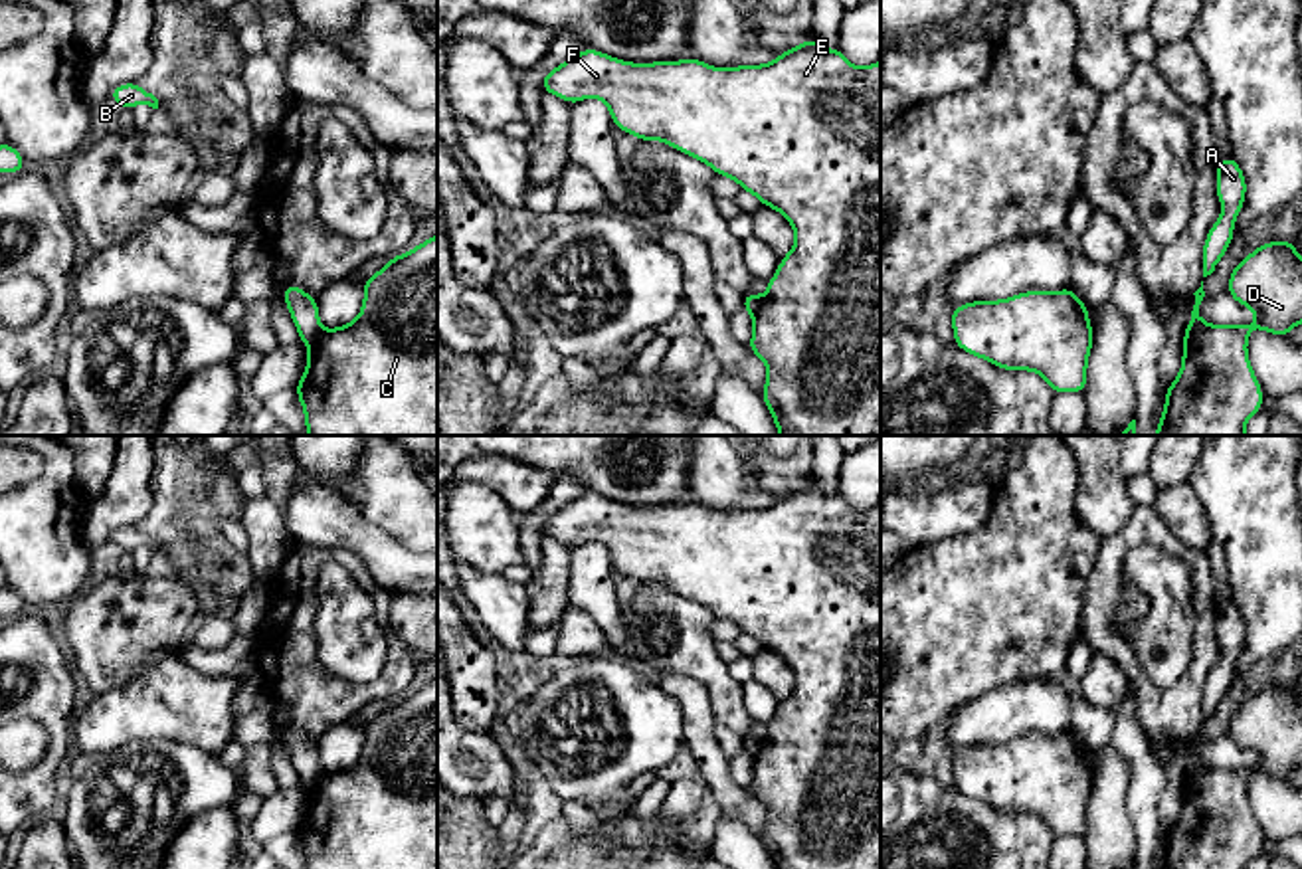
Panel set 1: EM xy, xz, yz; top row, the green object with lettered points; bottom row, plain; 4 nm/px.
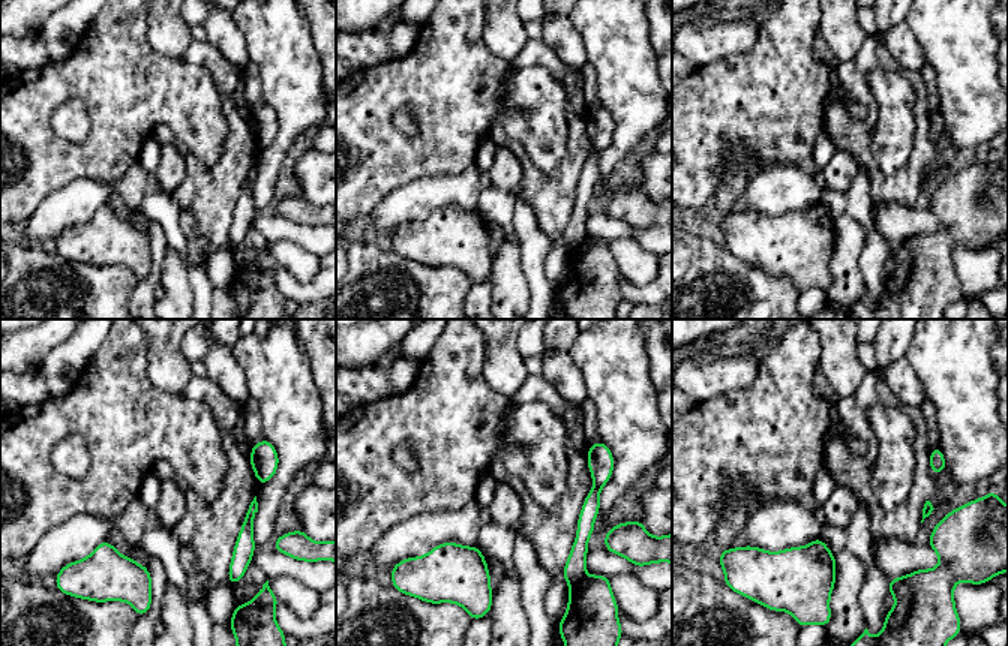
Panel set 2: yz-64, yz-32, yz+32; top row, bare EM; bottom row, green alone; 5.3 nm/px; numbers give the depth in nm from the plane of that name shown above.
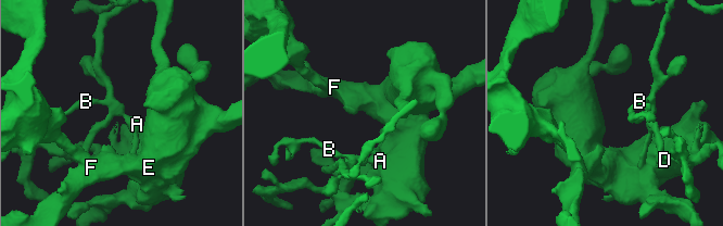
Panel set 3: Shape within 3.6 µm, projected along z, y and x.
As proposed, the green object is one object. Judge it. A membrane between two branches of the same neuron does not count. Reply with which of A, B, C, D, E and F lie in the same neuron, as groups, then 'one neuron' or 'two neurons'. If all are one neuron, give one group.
groups A B / C D E F; two neurons

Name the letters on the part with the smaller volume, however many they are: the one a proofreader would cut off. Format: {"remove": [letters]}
{"remove": ["A", "B"]}

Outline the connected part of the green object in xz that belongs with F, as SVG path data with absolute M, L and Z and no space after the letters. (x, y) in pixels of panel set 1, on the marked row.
M811 36L766 65L736 65L720 69L700 59L631 63L615 59L598 49L586 48L542 77L542 93L554 93L570 105L588 97L602 99L617 129L639 141L663 141L675 150L706 162L714 174L736 180L742 190L752 192L762 206L786 216L795 230L795 245L782 257L778 271L768 281L754 319L754 333L748 348L768 366L768 380L762 400L770 408L780 435L881 435L881 59L869 67L851 65L839 48L823 49Z

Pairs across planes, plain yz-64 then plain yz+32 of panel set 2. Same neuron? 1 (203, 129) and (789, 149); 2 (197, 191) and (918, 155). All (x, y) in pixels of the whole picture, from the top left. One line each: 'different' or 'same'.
1: same
2: same

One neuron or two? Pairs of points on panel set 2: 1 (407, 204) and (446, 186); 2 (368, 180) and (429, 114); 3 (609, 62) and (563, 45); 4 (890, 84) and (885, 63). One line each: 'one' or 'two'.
1: one
2: one
3: two
4: two

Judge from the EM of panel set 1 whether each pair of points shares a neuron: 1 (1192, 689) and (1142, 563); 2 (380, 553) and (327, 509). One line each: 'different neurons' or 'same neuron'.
1: different neurons
2: same neuron

